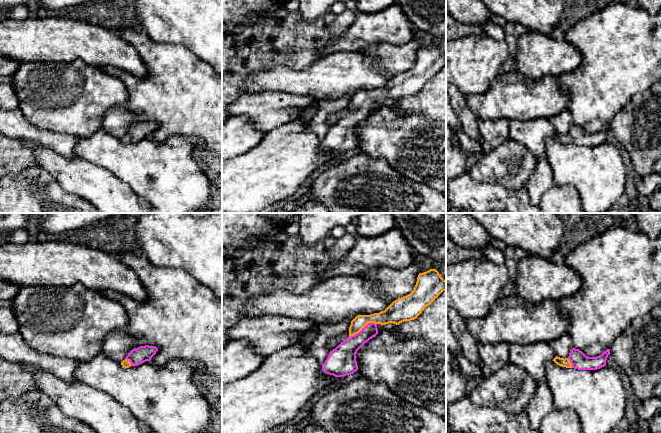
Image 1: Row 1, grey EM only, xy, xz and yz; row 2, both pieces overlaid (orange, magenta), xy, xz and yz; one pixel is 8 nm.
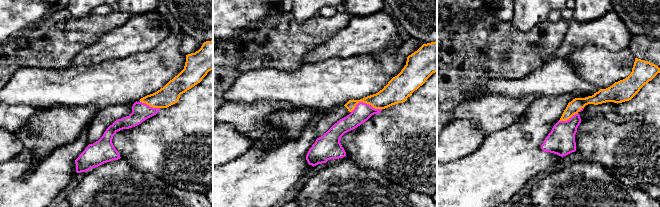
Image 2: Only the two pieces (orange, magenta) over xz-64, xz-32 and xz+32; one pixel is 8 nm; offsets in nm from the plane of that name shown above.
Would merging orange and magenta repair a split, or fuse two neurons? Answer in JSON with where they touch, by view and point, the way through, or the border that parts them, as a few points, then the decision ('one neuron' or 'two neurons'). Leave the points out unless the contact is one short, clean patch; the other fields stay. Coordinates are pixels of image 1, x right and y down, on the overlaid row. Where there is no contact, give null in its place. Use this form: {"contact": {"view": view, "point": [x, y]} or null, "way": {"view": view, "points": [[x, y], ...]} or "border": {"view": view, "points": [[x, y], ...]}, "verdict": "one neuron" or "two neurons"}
{"contact": {"view": "xz", "point": [362, 328]}, "way": {"view": "xz", "points": [[390, 315], [375, 318], [362, 328], [356, 340], [345, 353]]}, "verdict": "one neuron"}

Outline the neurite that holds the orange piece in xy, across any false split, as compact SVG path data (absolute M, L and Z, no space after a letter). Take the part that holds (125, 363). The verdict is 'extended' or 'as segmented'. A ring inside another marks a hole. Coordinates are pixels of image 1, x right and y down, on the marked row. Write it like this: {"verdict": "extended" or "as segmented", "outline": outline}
{"verdict": "extended", "outline": "M140 346L136 349L131 350L126 358L121 362L121 365L125 369L131 366L134 367L140 365L146 361L150 361L157 351L158 348L155 346Z"}

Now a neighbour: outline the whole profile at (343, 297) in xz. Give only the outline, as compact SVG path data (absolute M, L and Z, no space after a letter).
M340 275L327 279L304 294L292 294L274 289L252 296L242 308L243 318L263 318L266 315L281 315L287 318L302 319L313 324L337 323L343 319L353 320L358 315L371 315L384 311L393 300L380 293L377 284L363 276Z

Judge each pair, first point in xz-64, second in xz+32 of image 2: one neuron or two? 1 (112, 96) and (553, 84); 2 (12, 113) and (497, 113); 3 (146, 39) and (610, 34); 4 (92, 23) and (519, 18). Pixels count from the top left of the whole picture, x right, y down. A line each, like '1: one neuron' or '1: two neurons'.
1: one neuron
2: one neuron
3: one neuron
4: two neurons

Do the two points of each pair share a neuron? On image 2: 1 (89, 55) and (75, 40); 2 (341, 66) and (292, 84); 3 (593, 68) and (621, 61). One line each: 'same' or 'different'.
1: different
2: same
3: same

